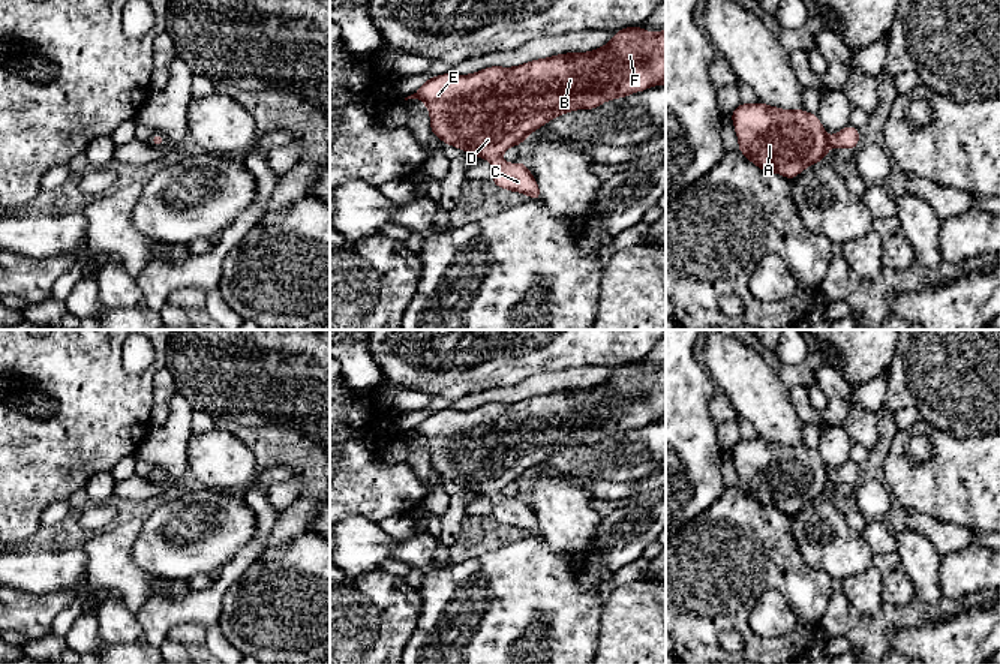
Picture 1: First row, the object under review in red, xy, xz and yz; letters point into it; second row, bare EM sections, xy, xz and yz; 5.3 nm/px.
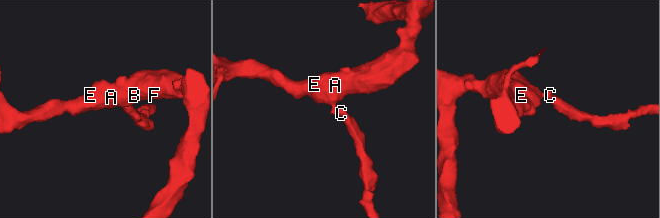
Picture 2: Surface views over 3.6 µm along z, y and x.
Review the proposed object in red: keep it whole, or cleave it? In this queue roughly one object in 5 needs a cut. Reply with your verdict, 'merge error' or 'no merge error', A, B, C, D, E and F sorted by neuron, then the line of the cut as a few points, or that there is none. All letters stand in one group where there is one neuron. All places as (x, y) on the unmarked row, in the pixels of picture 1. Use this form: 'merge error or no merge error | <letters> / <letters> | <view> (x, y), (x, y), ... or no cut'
no merge error | A B C D E F | no cut

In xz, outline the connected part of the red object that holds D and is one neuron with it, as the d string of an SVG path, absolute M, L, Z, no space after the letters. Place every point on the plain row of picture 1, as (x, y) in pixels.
M640 361L625 363L615 369L612 376L589 388L556 390L547 394L531 396L514 403L490 402L471 411L453 408L429 414L414 430L405 433L420 435L430 450L430 466L442 478L457 483L469 490L492 498L492 514L501 525L520 528L534 537L543 537L540 523L525 498L505 499L499 493L513 483L522 481L525 474L538 466L547 457L574 447L594 445L603 438L630 432L648 426L652 421L666 420L666 366L648 369Z

